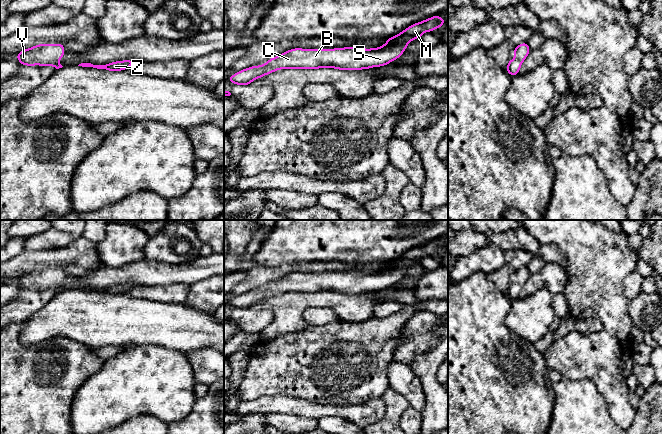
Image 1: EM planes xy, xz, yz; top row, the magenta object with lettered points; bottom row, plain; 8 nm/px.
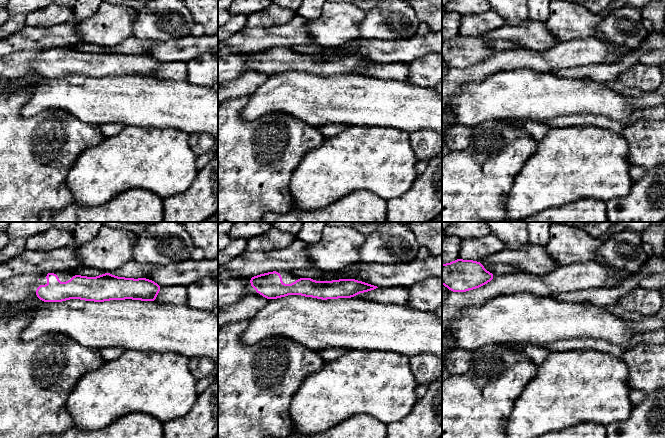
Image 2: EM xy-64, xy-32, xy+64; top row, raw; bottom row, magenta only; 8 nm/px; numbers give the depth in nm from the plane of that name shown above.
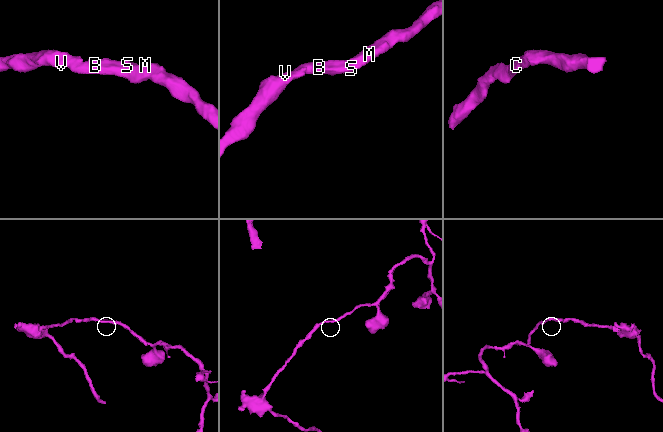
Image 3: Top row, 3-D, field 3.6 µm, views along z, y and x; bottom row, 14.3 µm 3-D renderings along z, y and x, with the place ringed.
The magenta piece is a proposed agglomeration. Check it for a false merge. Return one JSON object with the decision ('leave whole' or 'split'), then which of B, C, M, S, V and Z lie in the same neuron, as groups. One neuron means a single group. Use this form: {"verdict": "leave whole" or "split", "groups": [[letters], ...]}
{"verdict": "leave whole", "groups": [["B", "C", "M", "S", "V", "Z"]]}

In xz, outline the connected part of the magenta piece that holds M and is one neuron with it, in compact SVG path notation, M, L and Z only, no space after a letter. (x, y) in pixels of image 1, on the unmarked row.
M439 239L417 246L379 272L345 271L335 273L301 273L288 274L265 288L252 290L227 302L236 309L250 309L253 304L280 293L318 293L335 292L339 294L361 294L380 291L399 282L412 264L421 262L426 255L432 256L446 246Z

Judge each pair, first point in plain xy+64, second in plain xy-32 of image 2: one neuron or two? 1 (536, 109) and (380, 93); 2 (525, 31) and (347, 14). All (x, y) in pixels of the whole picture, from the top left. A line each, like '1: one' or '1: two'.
1: one
2: two

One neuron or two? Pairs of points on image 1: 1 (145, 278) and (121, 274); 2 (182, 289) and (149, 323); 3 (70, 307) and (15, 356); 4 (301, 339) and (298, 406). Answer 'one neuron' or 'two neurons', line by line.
1: one neuron
2: two neurons
3: two neurons
4: two neurons

